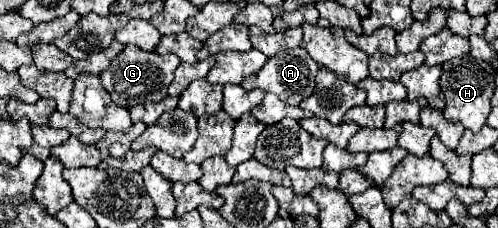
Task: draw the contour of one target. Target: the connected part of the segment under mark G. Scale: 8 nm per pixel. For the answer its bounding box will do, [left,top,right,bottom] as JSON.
[100,44,180,108]

